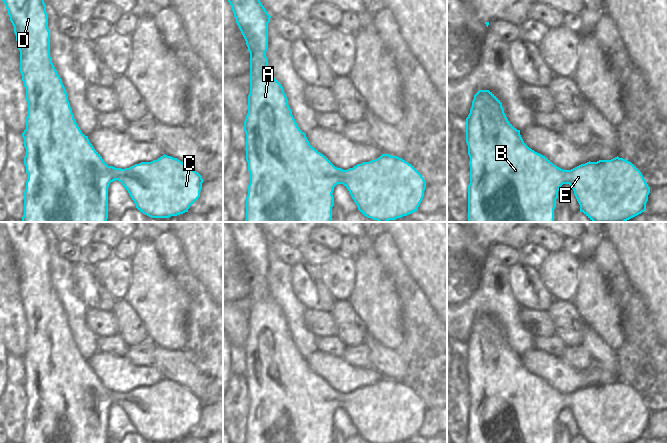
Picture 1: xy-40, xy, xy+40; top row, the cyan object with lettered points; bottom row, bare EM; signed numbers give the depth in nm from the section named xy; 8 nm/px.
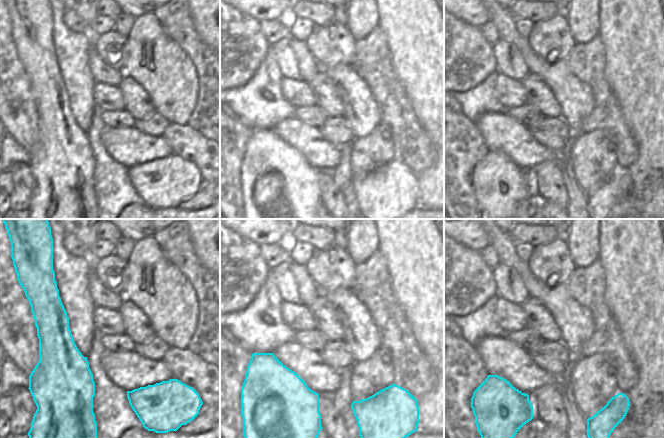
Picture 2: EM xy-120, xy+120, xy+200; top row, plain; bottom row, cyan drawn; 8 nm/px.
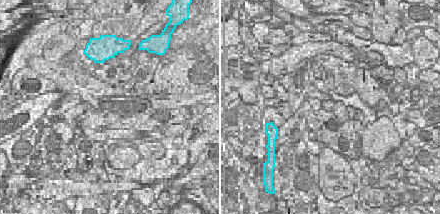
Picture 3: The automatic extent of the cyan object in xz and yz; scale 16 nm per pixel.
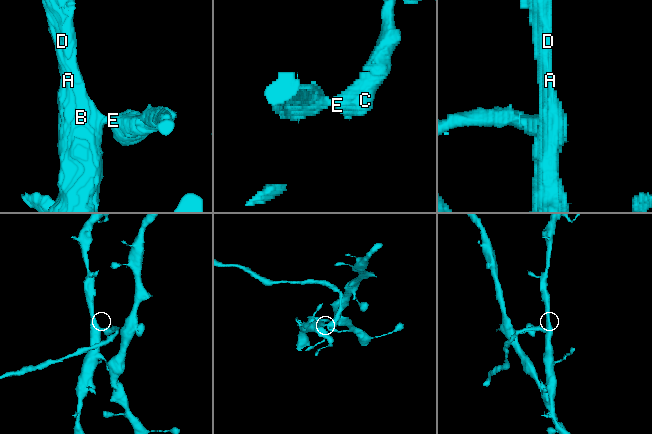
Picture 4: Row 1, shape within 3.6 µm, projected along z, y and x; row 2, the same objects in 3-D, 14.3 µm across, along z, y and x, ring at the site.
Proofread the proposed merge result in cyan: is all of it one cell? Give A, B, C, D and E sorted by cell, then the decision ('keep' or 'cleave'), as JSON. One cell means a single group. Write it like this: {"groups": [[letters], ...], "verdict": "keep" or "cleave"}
{"groups": [["A", "B", "D"], ["C", "E"]], "verdict": "cleave"}

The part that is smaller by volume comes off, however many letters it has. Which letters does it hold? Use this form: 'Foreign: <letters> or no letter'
Foreign: C, E

